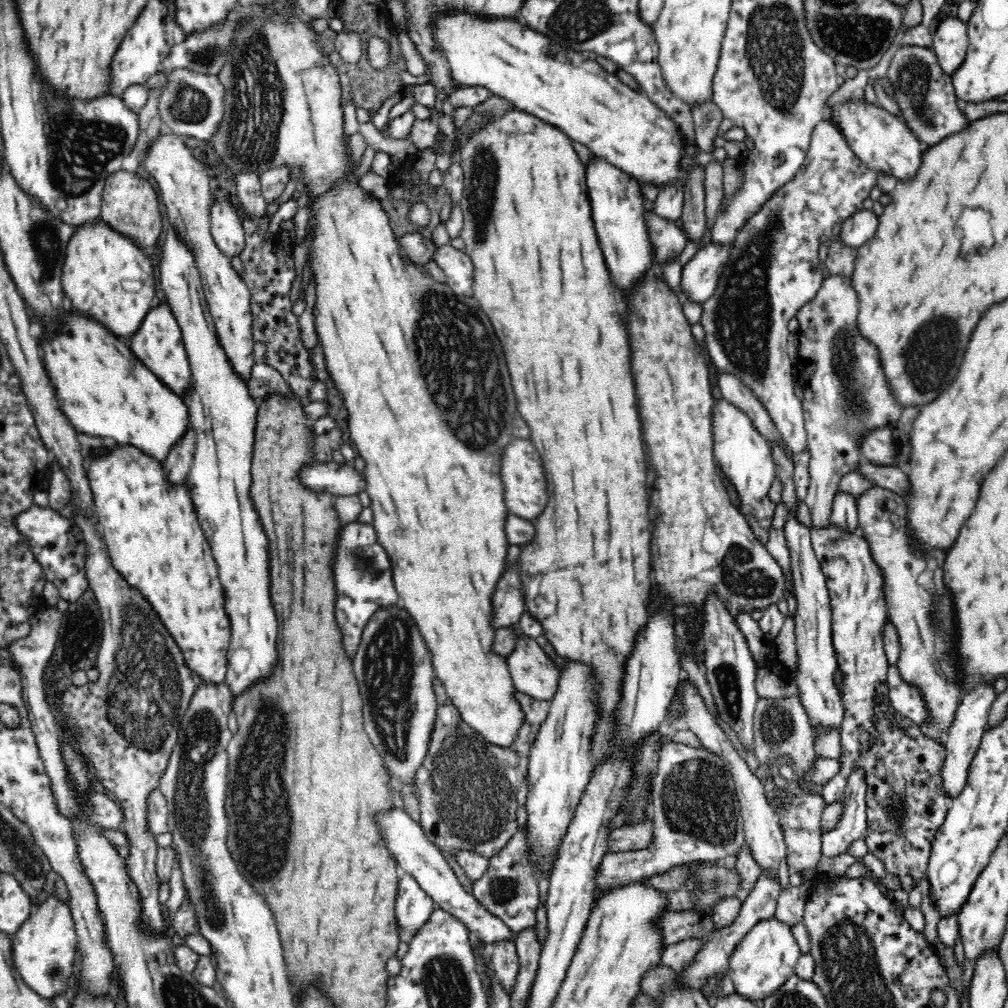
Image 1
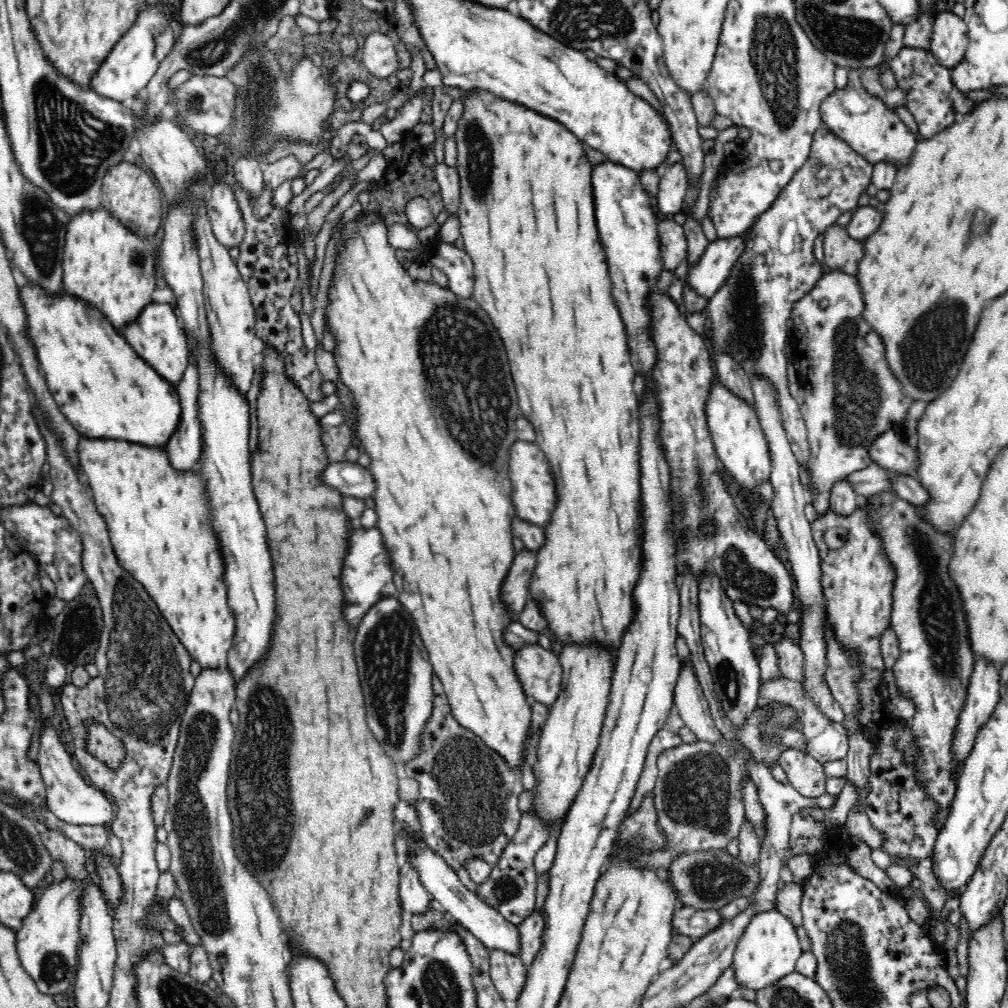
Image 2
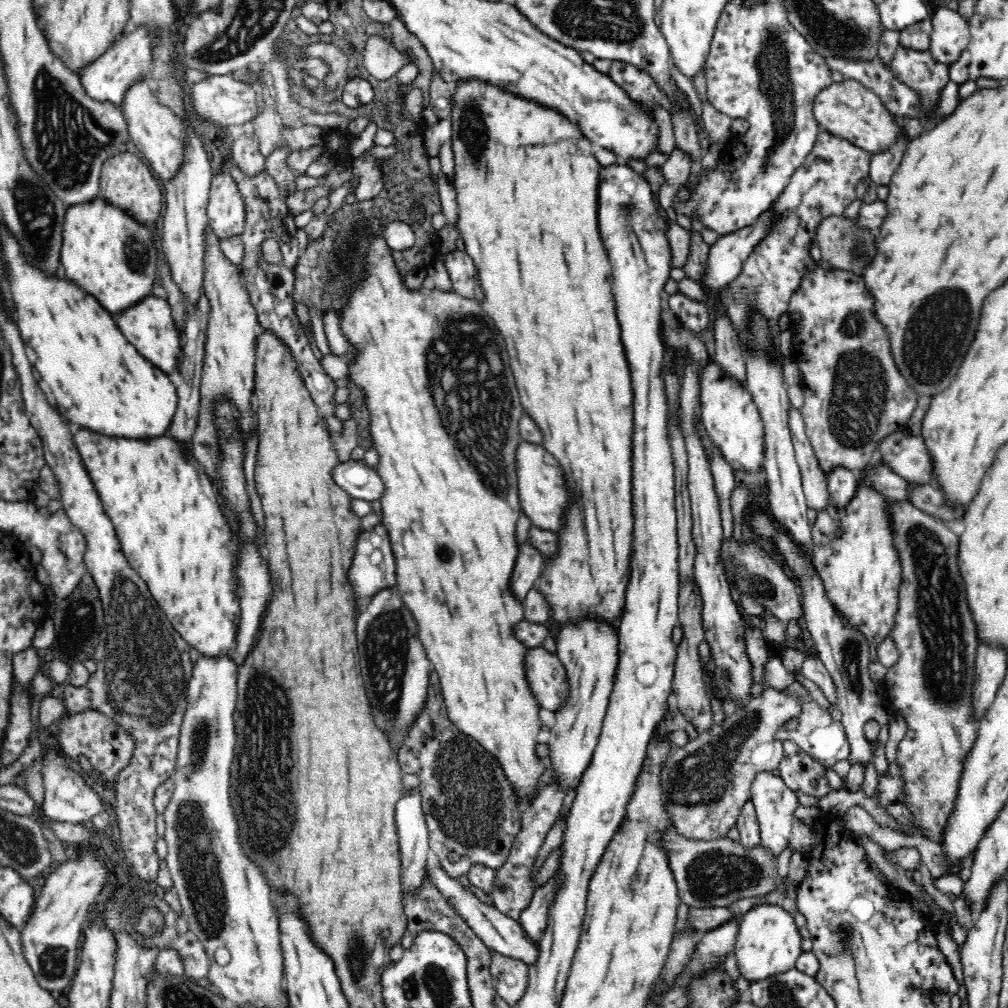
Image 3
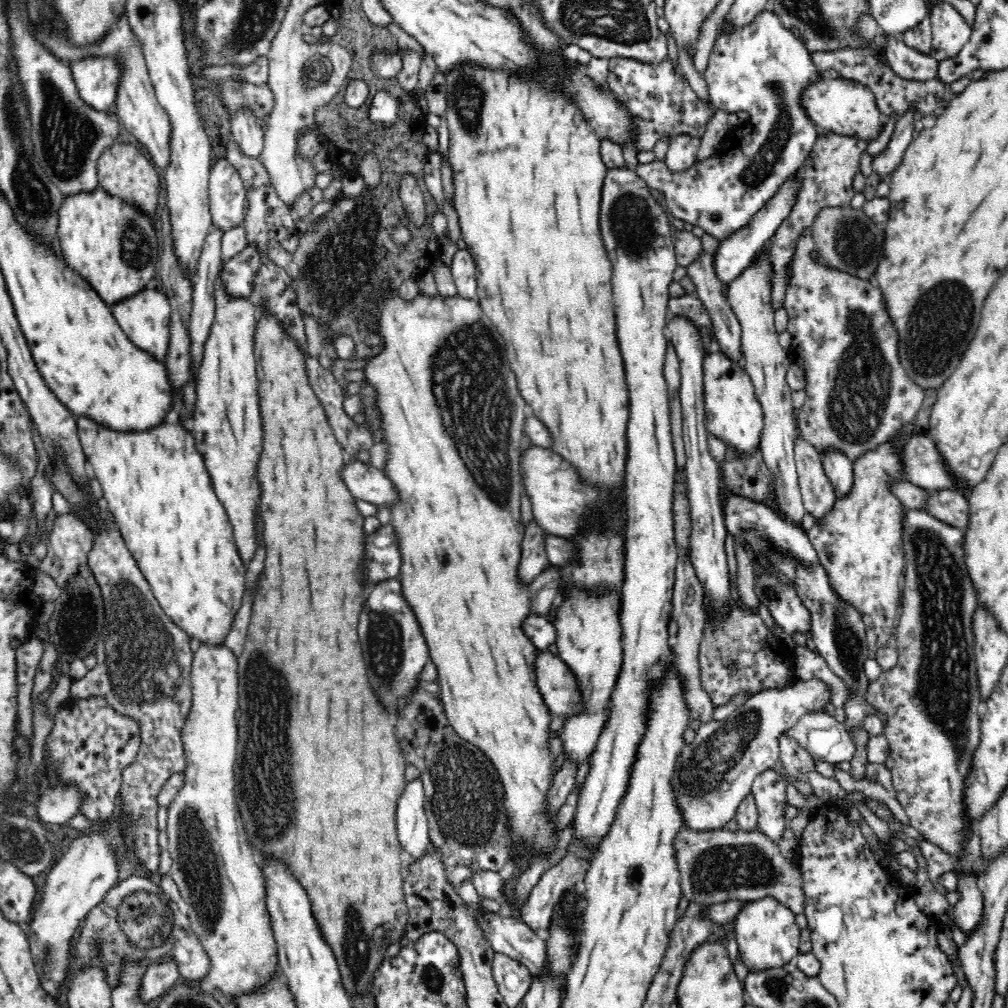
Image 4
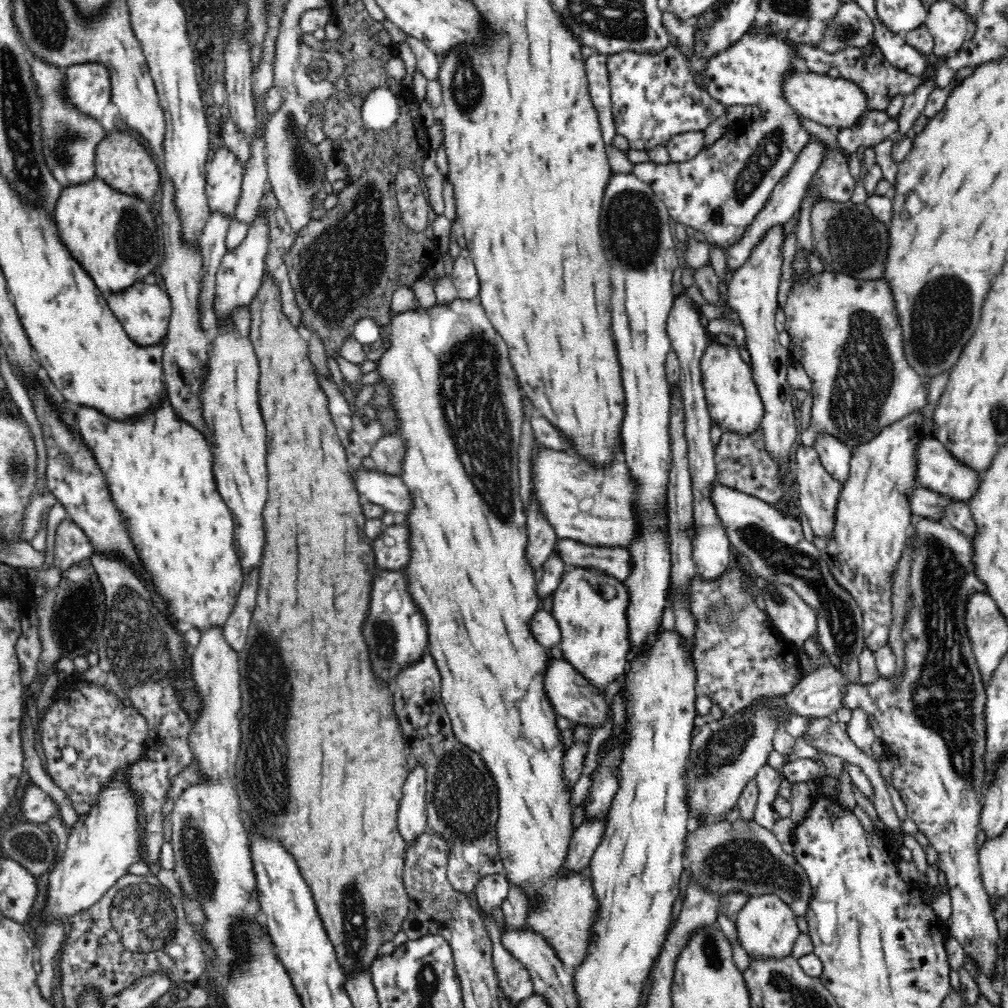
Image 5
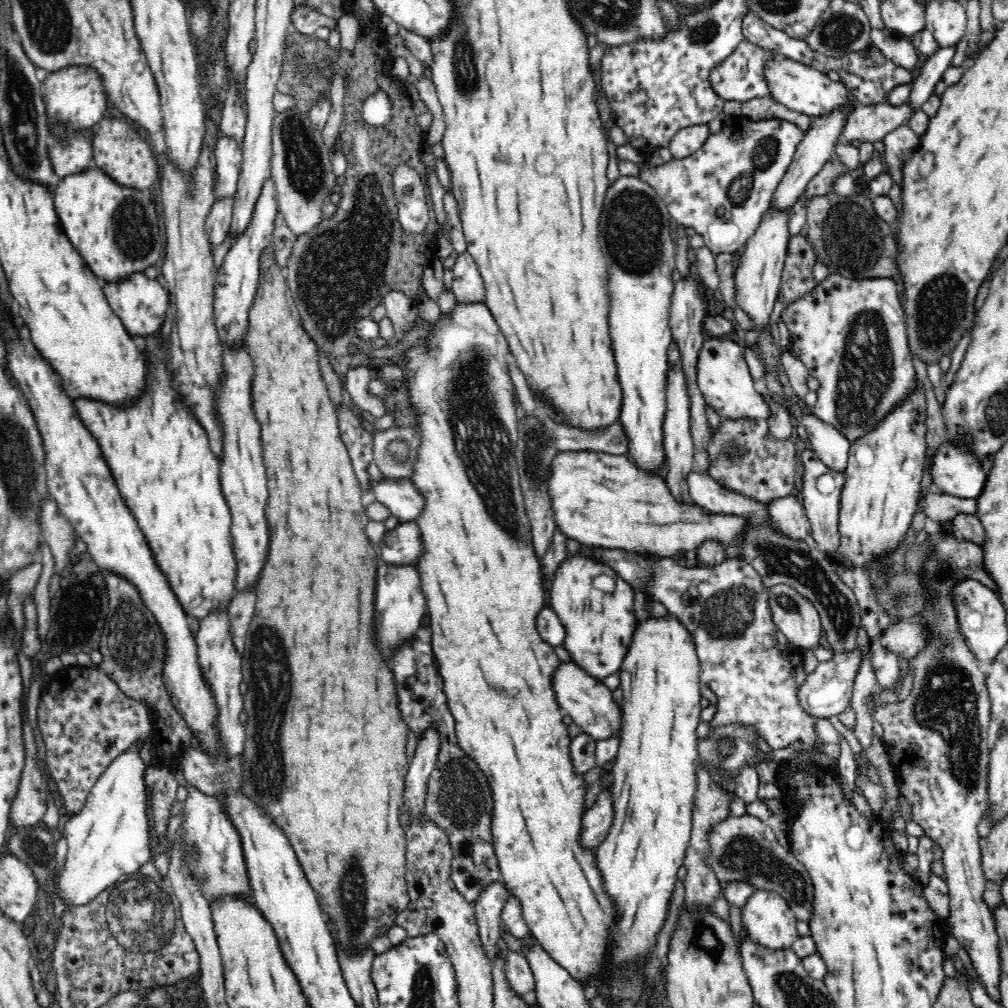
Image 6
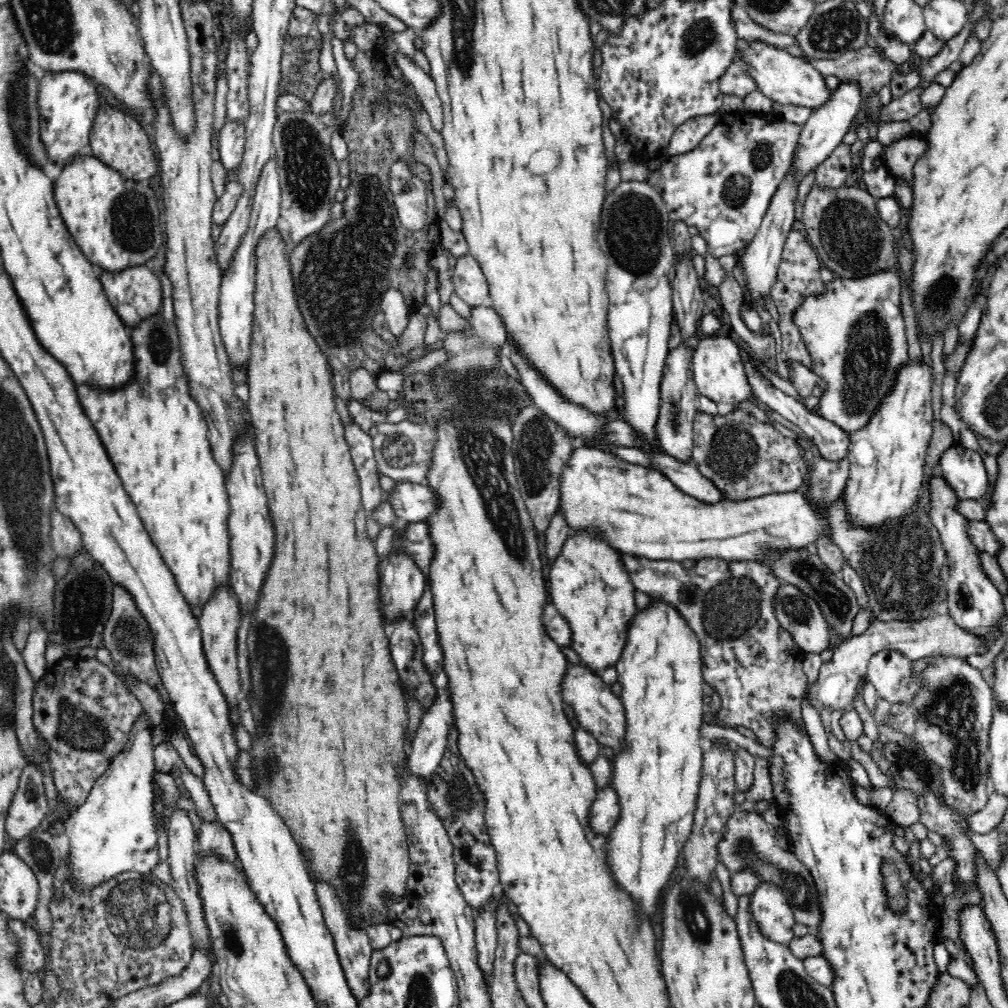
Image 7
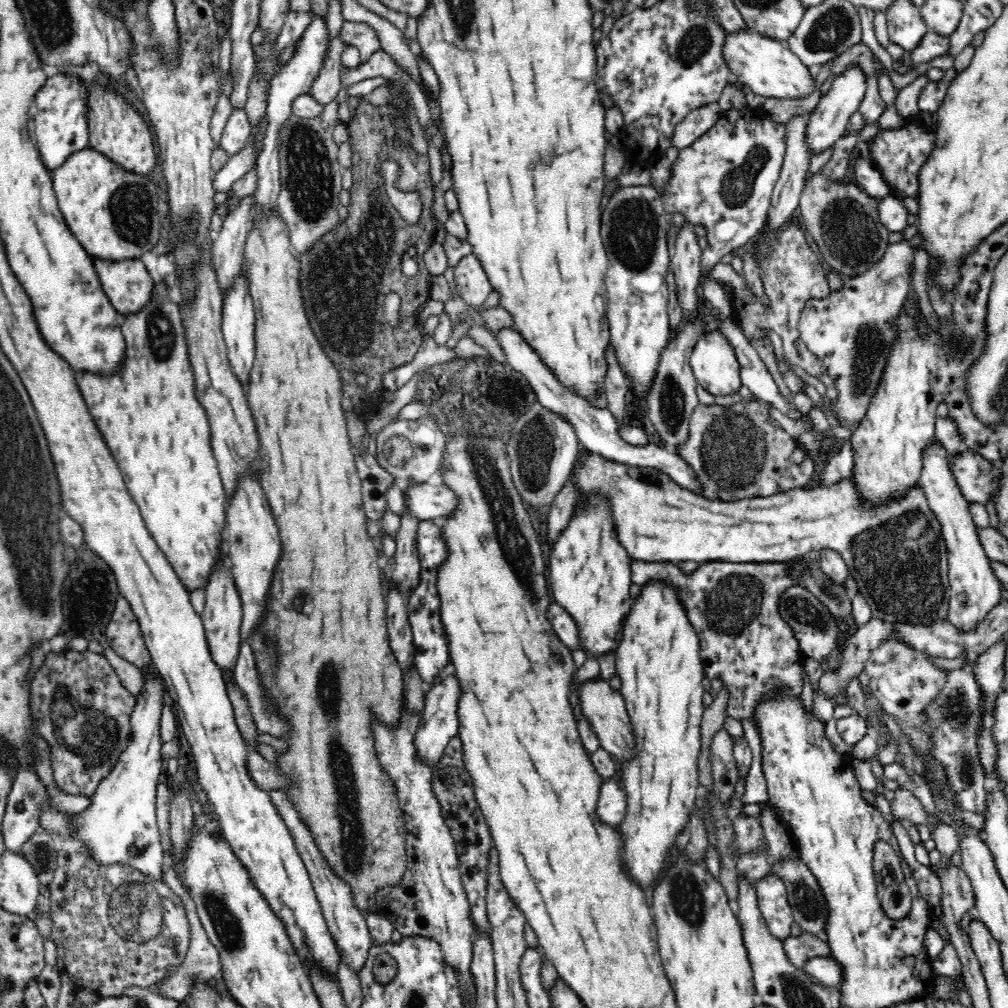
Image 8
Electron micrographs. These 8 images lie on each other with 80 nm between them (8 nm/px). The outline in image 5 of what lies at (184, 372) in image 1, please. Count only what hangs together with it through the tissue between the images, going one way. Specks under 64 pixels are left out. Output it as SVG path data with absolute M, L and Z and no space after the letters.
M138 282L123 293L110 293L105 296L114 317L124 327L126 334L140 346L164 344L171 318L171 300L168 293L158 286Z

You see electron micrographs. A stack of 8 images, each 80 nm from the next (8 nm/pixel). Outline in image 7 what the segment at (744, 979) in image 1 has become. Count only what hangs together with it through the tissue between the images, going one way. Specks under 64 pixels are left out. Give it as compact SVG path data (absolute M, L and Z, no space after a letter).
M760 883L750 896L750 915L769 941L788 945L794 938L795 915L788 896L772 883Z

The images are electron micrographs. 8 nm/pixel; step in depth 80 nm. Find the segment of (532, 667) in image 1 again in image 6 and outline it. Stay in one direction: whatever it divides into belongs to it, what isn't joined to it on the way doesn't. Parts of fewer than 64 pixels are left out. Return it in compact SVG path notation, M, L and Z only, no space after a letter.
M569 661L558 664L552 674L552 691L562 714L570 716L574 724L586 735L600 741L621 733L622 713L612 699L612 691L602 681L588 675L576 663Z

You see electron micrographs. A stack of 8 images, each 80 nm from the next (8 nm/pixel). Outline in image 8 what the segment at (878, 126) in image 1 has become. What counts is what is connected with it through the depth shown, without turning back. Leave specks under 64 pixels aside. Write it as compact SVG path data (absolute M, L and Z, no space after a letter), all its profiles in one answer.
M756 30L728 33L724 43L724 57L732 77L747 90L766 98L803 99L808 98L816 86L816 79L808 65L792 53L781 40L771 39Z

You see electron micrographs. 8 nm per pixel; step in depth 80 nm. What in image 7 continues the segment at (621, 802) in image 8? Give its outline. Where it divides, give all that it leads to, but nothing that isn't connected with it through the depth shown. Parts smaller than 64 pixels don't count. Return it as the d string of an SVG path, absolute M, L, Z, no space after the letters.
M608 785L596 794L596 799L588 812L588 825L594 835L608 837L618 816L620 816L619 799L612 786Z

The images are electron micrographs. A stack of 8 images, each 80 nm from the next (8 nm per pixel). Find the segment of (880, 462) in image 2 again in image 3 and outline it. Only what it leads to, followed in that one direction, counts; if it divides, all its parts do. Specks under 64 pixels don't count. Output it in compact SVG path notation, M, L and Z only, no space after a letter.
M903 430L892 432L876 449L882 464L903 479L922 485L930 483L930 455L922 436L906 434Z

